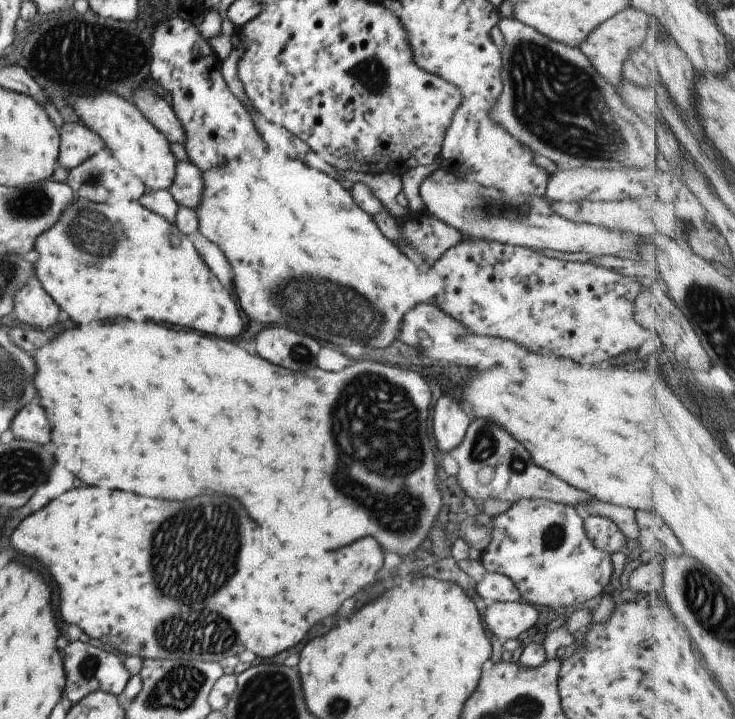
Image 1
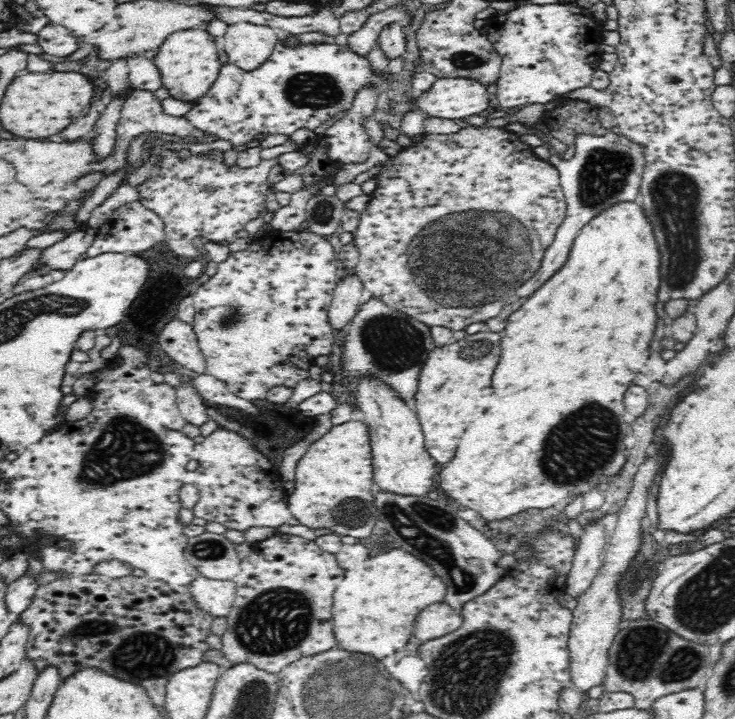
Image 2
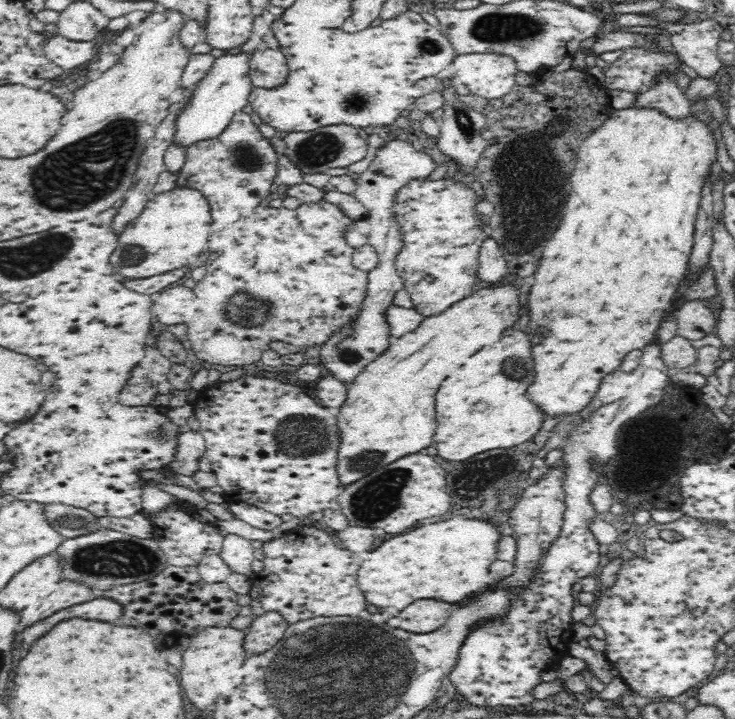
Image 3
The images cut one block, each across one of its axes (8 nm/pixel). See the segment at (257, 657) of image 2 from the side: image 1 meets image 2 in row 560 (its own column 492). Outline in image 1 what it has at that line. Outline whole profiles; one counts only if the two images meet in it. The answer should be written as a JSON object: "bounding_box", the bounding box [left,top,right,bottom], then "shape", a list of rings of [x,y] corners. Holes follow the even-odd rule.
{"bounding_box":[435,237,648,362],"shape":[[[474,237],[445,250],[437,268],[441,270],[441,284],[445,284],[441,292],[447,298],[441,300],[441,296],[437,296],[435,304],[443,314],[457,320],[466,333],[511,340],[533,352],[579,352],[587,362],[607,362],[627,350],[637,350],[641,340],[647,338],[648,331],[633,321],[634,298],[646,283],[617,274],[609,268],[547,258],[532,249]]]}

